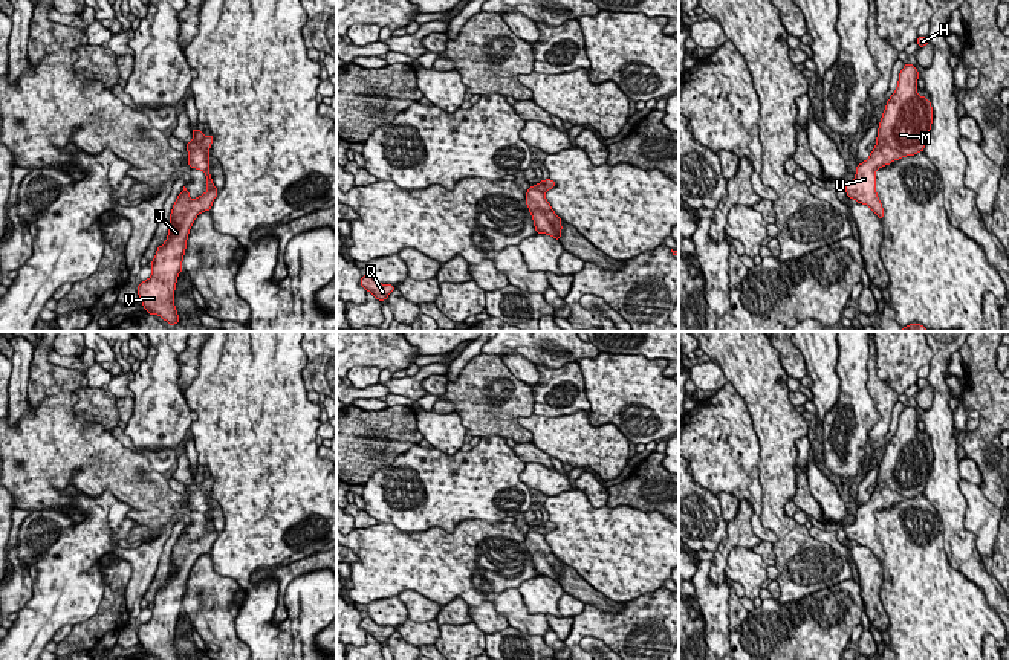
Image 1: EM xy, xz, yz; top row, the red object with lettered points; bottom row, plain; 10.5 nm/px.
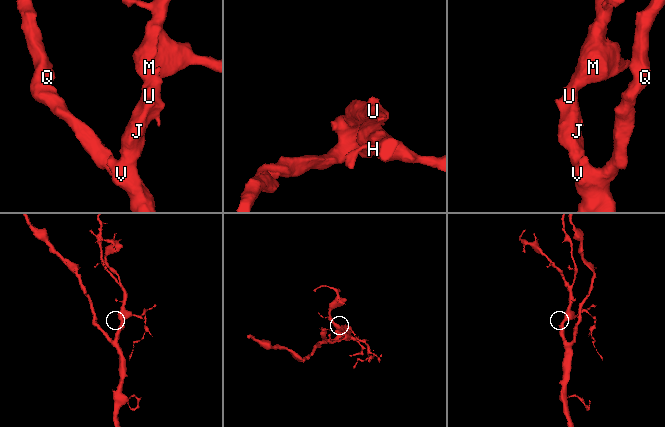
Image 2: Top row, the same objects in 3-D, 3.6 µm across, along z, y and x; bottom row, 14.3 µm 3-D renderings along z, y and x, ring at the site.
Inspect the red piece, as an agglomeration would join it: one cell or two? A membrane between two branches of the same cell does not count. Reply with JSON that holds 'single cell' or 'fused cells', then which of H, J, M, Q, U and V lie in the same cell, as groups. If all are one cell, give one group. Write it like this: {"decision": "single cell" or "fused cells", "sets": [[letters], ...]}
{"decision": "single cell", "sets": [["H", "J", "M", "Q", "U", "V"]]}

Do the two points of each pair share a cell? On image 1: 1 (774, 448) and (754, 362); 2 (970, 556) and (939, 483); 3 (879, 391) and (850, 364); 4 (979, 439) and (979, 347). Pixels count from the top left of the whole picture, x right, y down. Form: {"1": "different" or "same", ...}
{"1": "same", "2": "same", "3": "different", "4": "same"}

